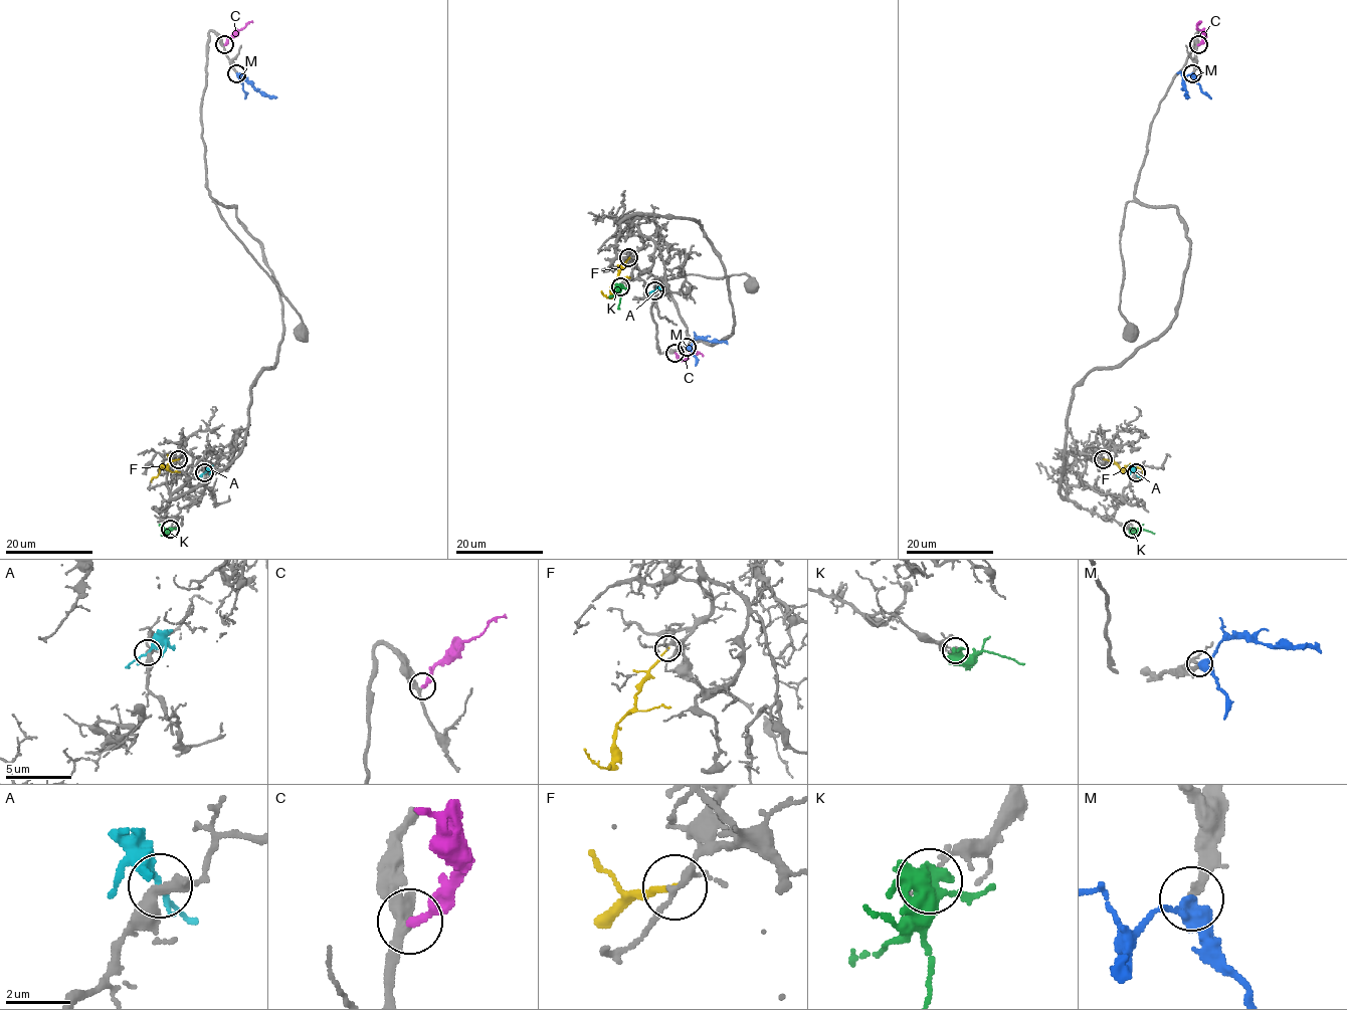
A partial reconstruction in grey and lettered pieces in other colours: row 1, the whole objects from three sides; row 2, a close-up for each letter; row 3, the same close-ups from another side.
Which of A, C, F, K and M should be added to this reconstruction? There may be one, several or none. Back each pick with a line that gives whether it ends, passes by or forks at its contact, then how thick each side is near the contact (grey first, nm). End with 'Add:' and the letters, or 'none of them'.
C: it ends; calibres 320 and 220 nm
M: it passes by; calibres 240 and 380 nm
Add: C, M

